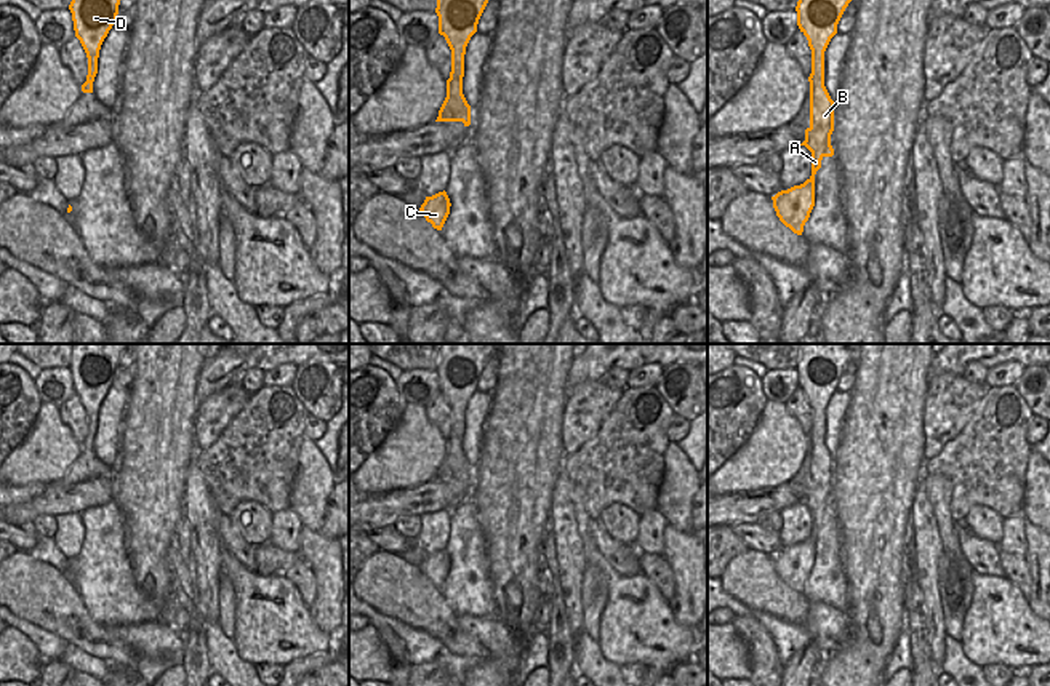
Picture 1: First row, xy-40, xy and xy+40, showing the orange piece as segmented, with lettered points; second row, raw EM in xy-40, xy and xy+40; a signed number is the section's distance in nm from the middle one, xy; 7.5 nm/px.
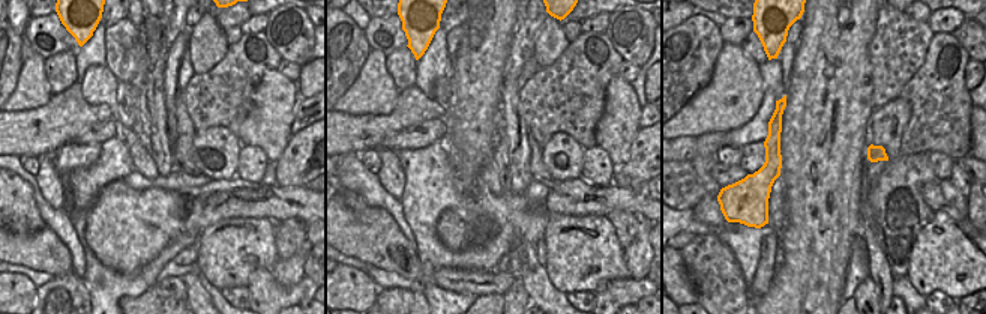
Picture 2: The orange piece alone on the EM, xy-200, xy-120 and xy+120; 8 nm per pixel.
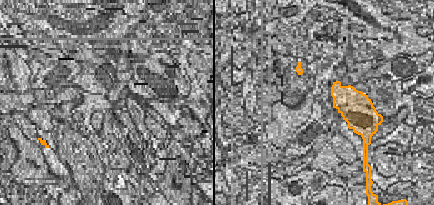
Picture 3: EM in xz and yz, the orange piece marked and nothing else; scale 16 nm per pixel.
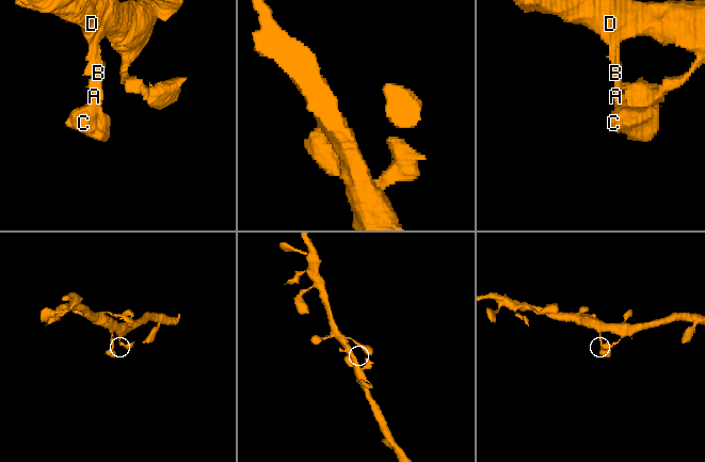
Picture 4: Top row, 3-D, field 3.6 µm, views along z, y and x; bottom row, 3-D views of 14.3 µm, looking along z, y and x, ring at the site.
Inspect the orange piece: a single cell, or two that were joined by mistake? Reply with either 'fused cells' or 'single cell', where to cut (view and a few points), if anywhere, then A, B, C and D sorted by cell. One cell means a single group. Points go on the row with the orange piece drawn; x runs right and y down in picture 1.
single cell; no cut; A B C D

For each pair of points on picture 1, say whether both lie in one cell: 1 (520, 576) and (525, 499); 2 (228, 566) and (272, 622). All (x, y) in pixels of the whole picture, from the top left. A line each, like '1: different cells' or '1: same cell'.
1: same cell
2: same cell

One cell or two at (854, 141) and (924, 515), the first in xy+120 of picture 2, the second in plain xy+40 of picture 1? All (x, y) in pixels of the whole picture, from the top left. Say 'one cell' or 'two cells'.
two cells

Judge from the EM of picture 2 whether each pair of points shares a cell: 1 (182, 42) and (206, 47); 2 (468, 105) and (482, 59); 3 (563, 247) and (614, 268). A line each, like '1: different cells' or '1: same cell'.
1: different cells
2: same cell
3: same cell

